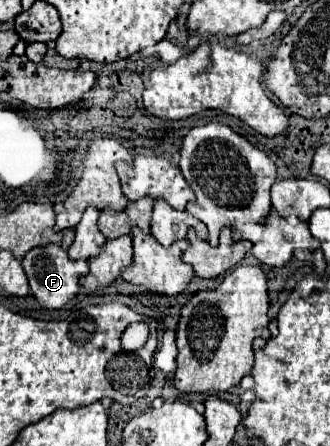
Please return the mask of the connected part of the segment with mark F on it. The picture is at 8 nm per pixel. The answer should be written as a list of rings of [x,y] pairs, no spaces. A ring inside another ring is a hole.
[[[48,243],[44,247],[34,247],[30,249],[24,257],[22,257],[22,267],[28,275],[28,281],[30,281],[30,291],[32,295],[38,299],[38,303],[46,309],[60,309],[64,307],[78,291],[80,291],[80,285],[78,285],[78,277],[80,275],[86,275],[88,271],[88,261],[84,259],[78,259],[78,261],[72,261],[68,257],[68,253],[56,245],[56,243]]]

